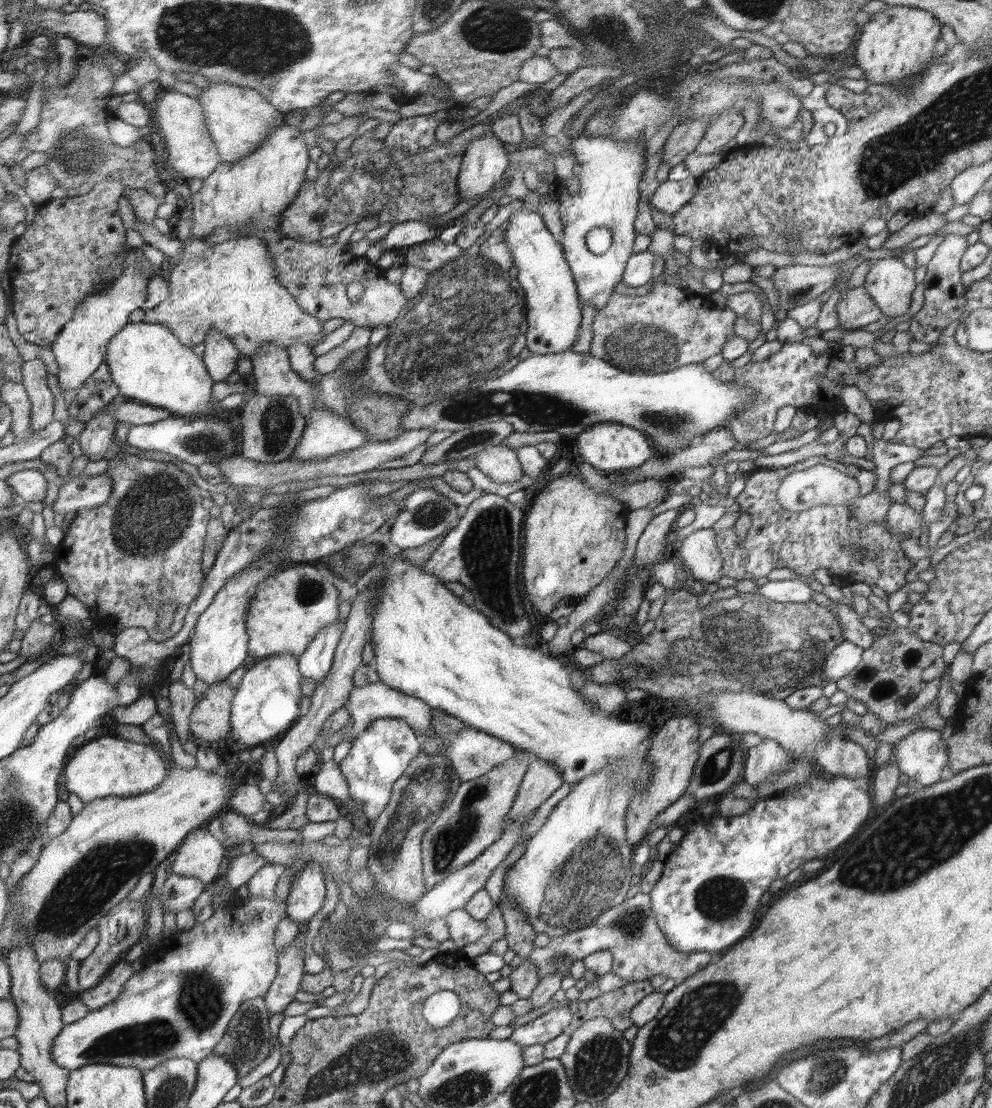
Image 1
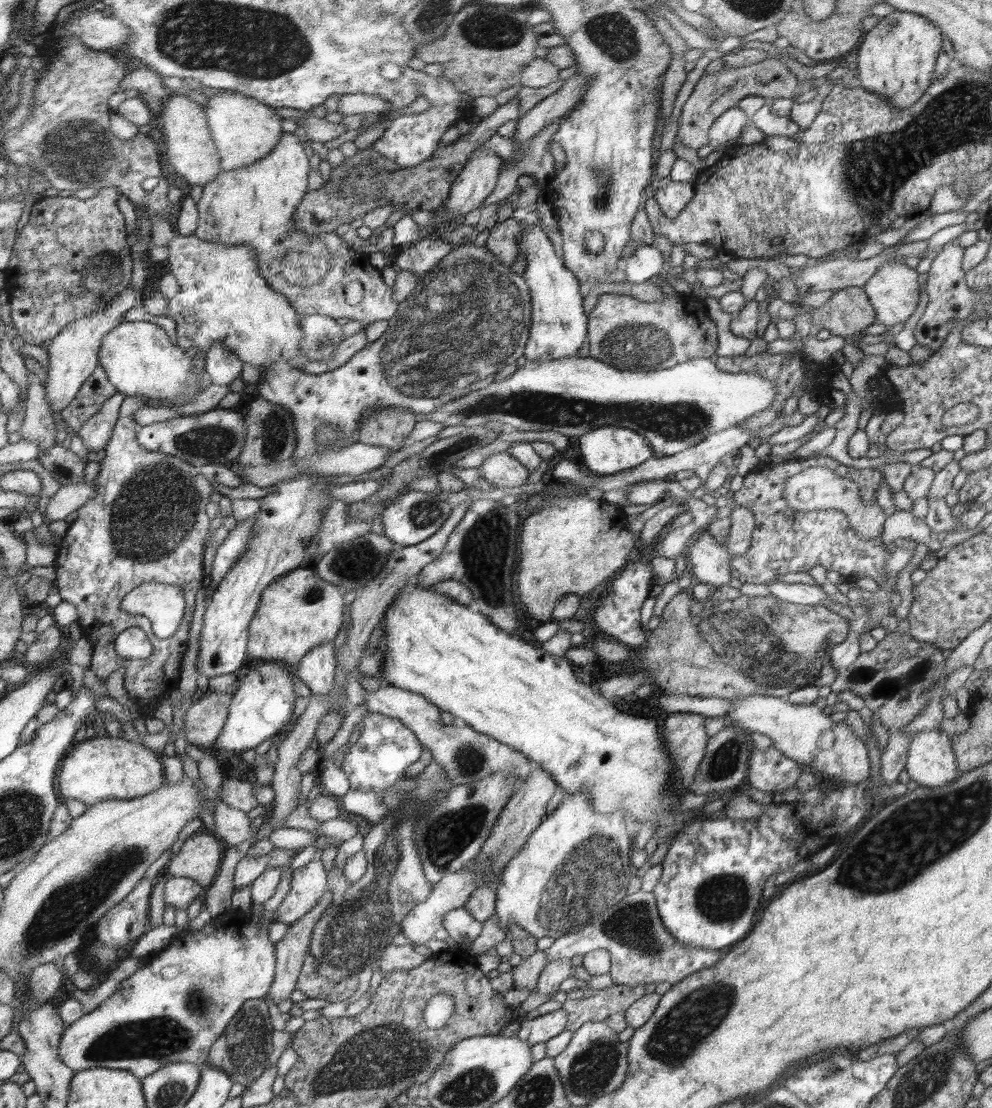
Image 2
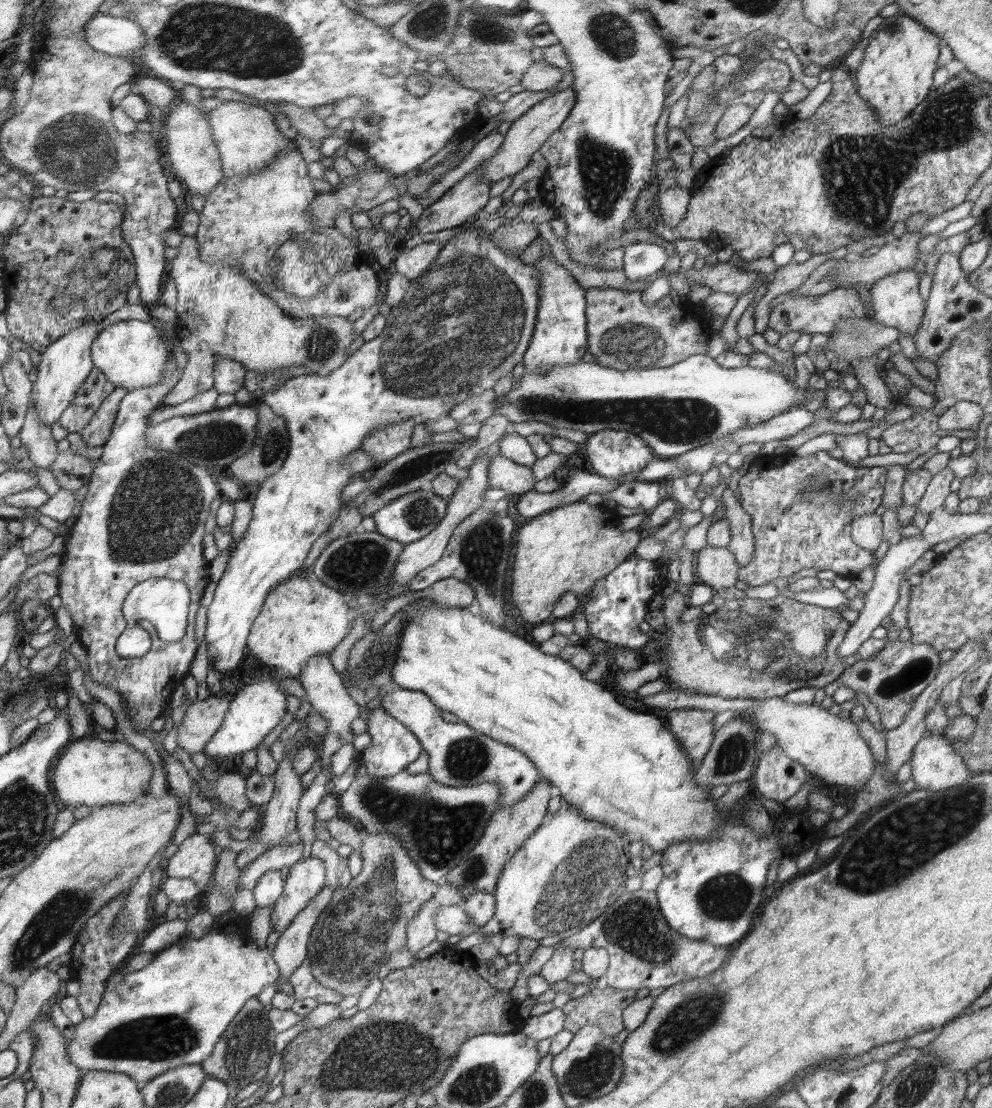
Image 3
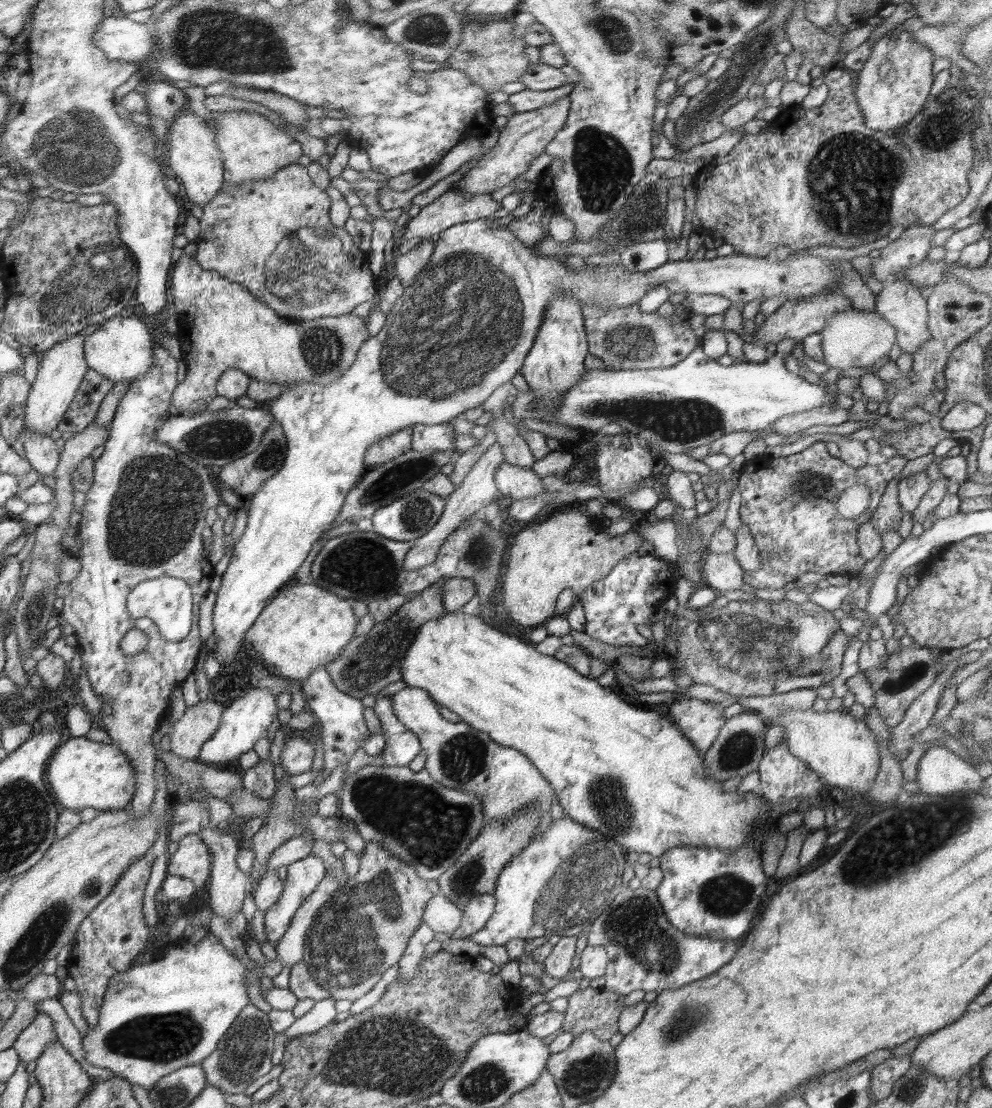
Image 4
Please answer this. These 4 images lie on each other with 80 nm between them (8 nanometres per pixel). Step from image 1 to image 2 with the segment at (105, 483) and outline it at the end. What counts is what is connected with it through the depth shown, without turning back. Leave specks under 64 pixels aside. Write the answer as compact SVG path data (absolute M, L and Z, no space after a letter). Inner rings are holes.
M80 483L62 485L60 490L52 496L46 507L46 515L50 521L64 521L68 516L77 512L88 500L96 496L96 483Z

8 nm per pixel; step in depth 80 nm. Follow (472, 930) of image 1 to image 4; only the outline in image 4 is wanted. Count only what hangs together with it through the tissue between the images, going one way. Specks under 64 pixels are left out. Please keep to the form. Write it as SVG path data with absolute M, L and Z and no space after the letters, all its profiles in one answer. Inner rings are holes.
M441 892L429 900L424 923L434 931L444 932L450 938L464 918L463 910L452 904Z

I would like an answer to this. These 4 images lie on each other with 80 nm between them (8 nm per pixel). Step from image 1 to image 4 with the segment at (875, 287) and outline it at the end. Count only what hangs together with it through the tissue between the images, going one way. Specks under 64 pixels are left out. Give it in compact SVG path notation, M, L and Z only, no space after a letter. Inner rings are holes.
M905 278L889 279L882 284L882 291L875 298L875 310L896 327L896 344L904 354L914 354L923 342L931 339L928 328L929 310L926 294Z

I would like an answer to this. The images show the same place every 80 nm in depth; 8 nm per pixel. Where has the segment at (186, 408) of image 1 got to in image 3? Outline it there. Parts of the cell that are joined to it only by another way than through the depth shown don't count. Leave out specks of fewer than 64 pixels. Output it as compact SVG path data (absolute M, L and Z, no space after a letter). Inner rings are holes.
M130 319L104 327L94 339L91 356L100 372L105 373L116 386L129 391L161 382L167 371L167 358L172 357L172 352L166 350L152 323Z

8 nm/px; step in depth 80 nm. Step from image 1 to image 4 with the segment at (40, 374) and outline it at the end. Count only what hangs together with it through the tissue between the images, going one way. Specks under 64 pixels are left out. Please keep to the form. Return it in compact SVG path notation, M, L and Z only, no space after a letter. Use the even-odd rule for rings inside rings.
M26 428L24 431L21 439L24 442L25 460L39 475L54 475L61 454L56 442L49 435L30 433Z

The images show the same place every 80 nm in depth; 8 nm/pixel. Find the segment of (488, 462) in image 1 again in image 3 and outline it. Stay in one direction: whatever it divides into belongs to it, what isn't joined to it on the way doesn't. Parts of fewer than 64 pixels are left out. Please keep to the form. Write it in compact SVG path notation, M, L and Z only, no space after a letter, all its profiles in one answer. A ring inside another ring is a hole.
M506 457L490 458L488 472L490 488L505 490L510 495L526 495L537 482L531 468Z

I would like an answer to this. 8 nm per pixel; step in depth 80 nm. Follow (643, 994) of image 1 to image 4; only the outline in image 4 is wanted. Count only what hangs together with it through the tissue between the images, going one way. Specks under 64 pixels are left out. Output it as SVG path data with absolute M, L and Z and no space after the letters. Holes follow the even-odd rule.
M602 989L576 990L568 998L563 1031L575 1036L589 1030L600 1040L610 1040L619 1032L618 1019L626 996Z

